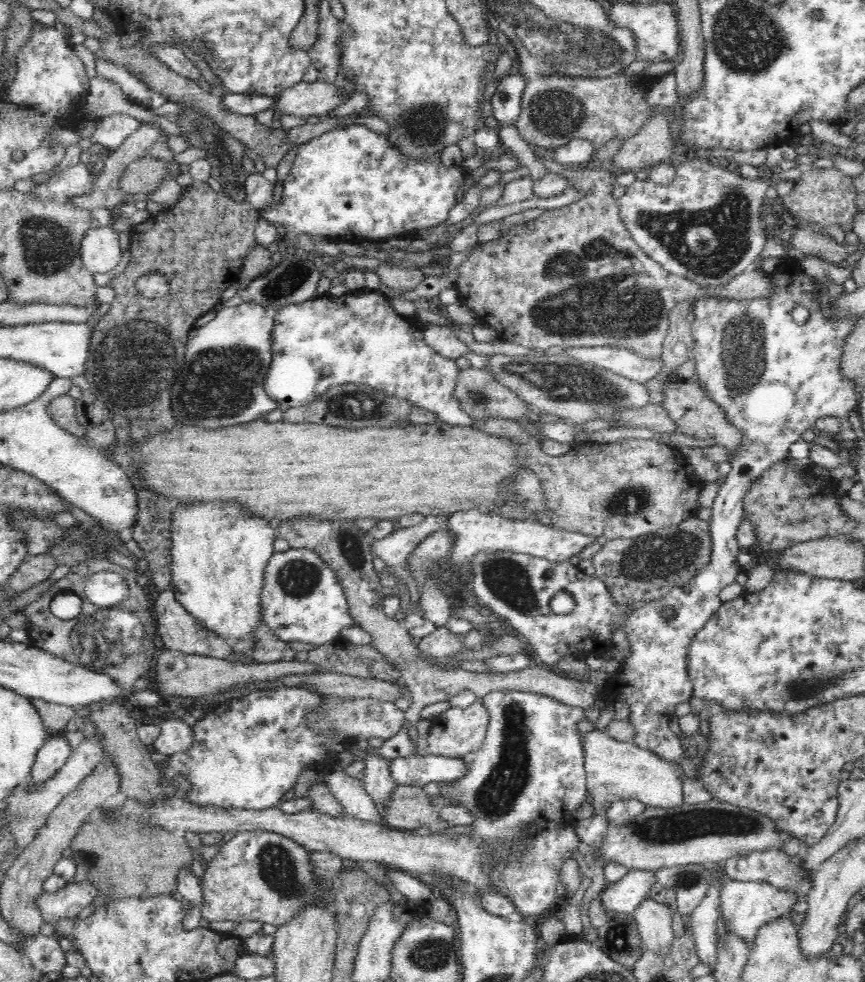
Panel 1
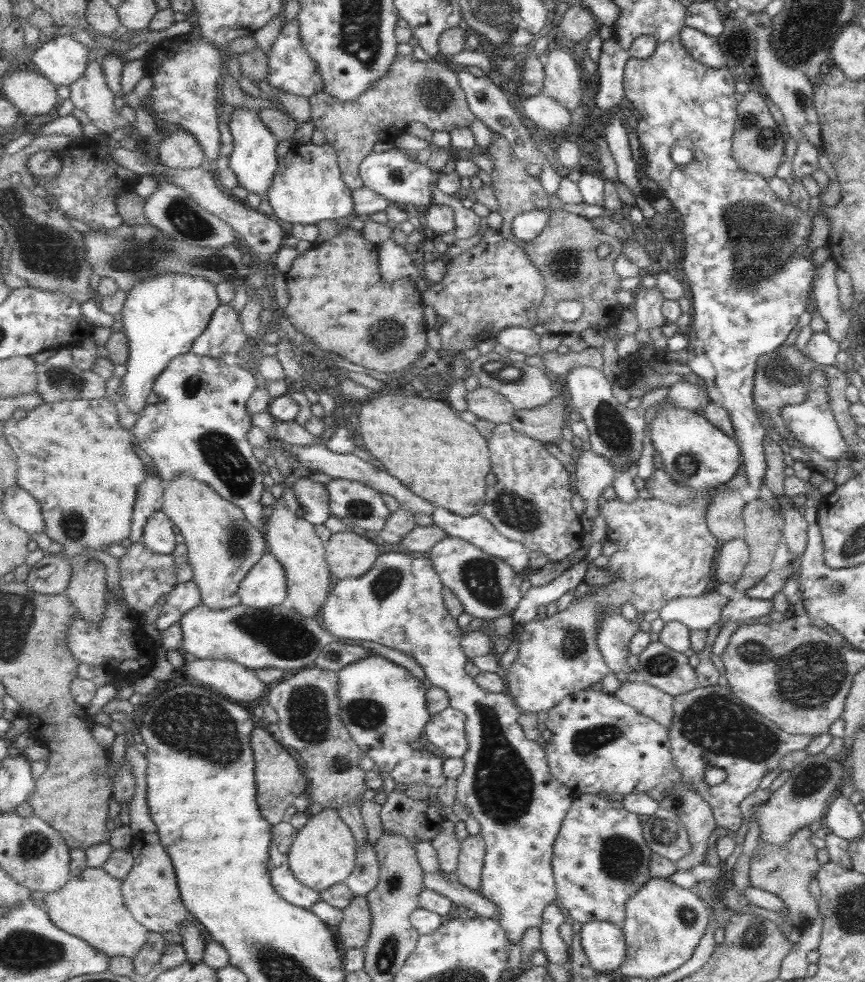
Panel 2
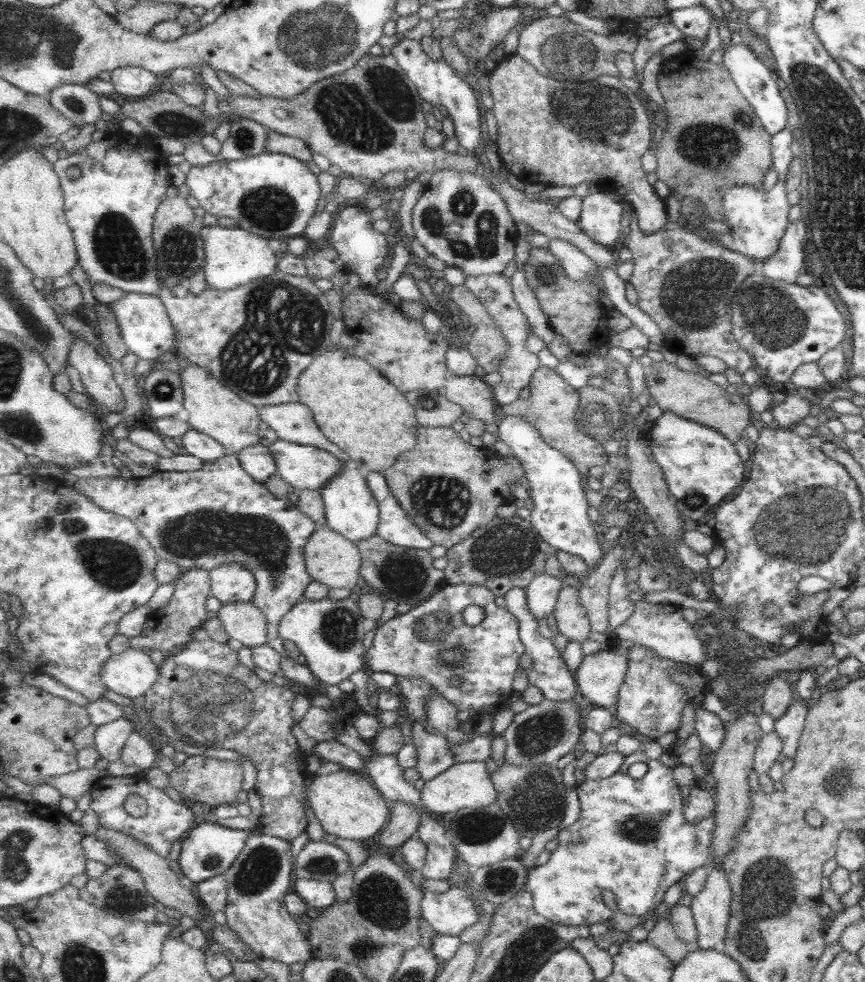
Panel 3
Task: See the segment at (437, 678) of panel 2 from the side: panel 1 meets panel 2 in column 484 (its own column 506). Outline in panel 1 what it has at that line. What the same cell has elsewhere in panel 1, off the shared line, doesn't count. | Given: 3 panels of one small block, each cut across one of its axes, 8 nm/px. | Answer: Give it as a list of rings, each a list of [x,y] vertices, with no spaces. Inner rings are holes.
[[[491,690],[486,696],[483,696],[483,703],[488,711],[490,711],[490,724],[488,724],[488,734],[486,734],[486,742],[482,746],[480,752],[472,752],[464,756],[464,761],[466,765],[470,767],[470,772],[466,778],[462,780],[454,780],[451,782],[444,782],[439,785],[440,794],[450,800],[455,804],[460,804],[468,809],[474,816],[474,821],[472,825],[472,832],[474,837],[480,837],[484,839],[512,839],[514,842],[522,841],[525,846],[529,847],[525,850],[525,854],[522,857],[518,857],[517,861],[505,862],[498,861],[497,866],[493,866],[493,875],[496,889],[492,892],[496,894],[504,894],[508,896],[514,903],[517,912],[524,918],[525,921],[533,922],[539,916],[550,912],[550,908],[557,902],[556,897],[556,884],[558,884],[558,879],[560,879],[560,868],[565,859],[578,857],[576,849],[578,848],[578,842],[580,841],[577,834],[568,830],[568,828],[573,828],[575,826],[574,812],[582,806],[584,801],[589,800],[586,797],[587,792],[587,774],[585,771],[585,750],[582,744],[582,734],[578,731],[578,724],[580,720],[584,720],[584,716],[587,713],[585,709],[581,706],[570,706],[566,703],[558,701],[558,699],[550,698],[550,695],[531,693],[530,691],[519,691],[519,690]]]

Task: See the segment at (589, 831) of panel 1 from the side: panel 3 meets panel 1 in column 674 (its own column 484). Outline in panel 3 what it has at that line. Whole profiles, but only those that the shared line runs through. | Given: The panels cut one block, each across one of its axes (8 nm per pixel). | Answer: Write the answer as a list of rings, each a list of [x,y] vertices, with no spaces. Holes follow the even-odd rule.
[[[456,762],[449,770],[426,781],[421,791],[420,804],[429,813],[439,816],[454,815],[461,809],[483,808],[498,800],[498,790],[495,788],[492,773],[487,770],[485,762]]]

